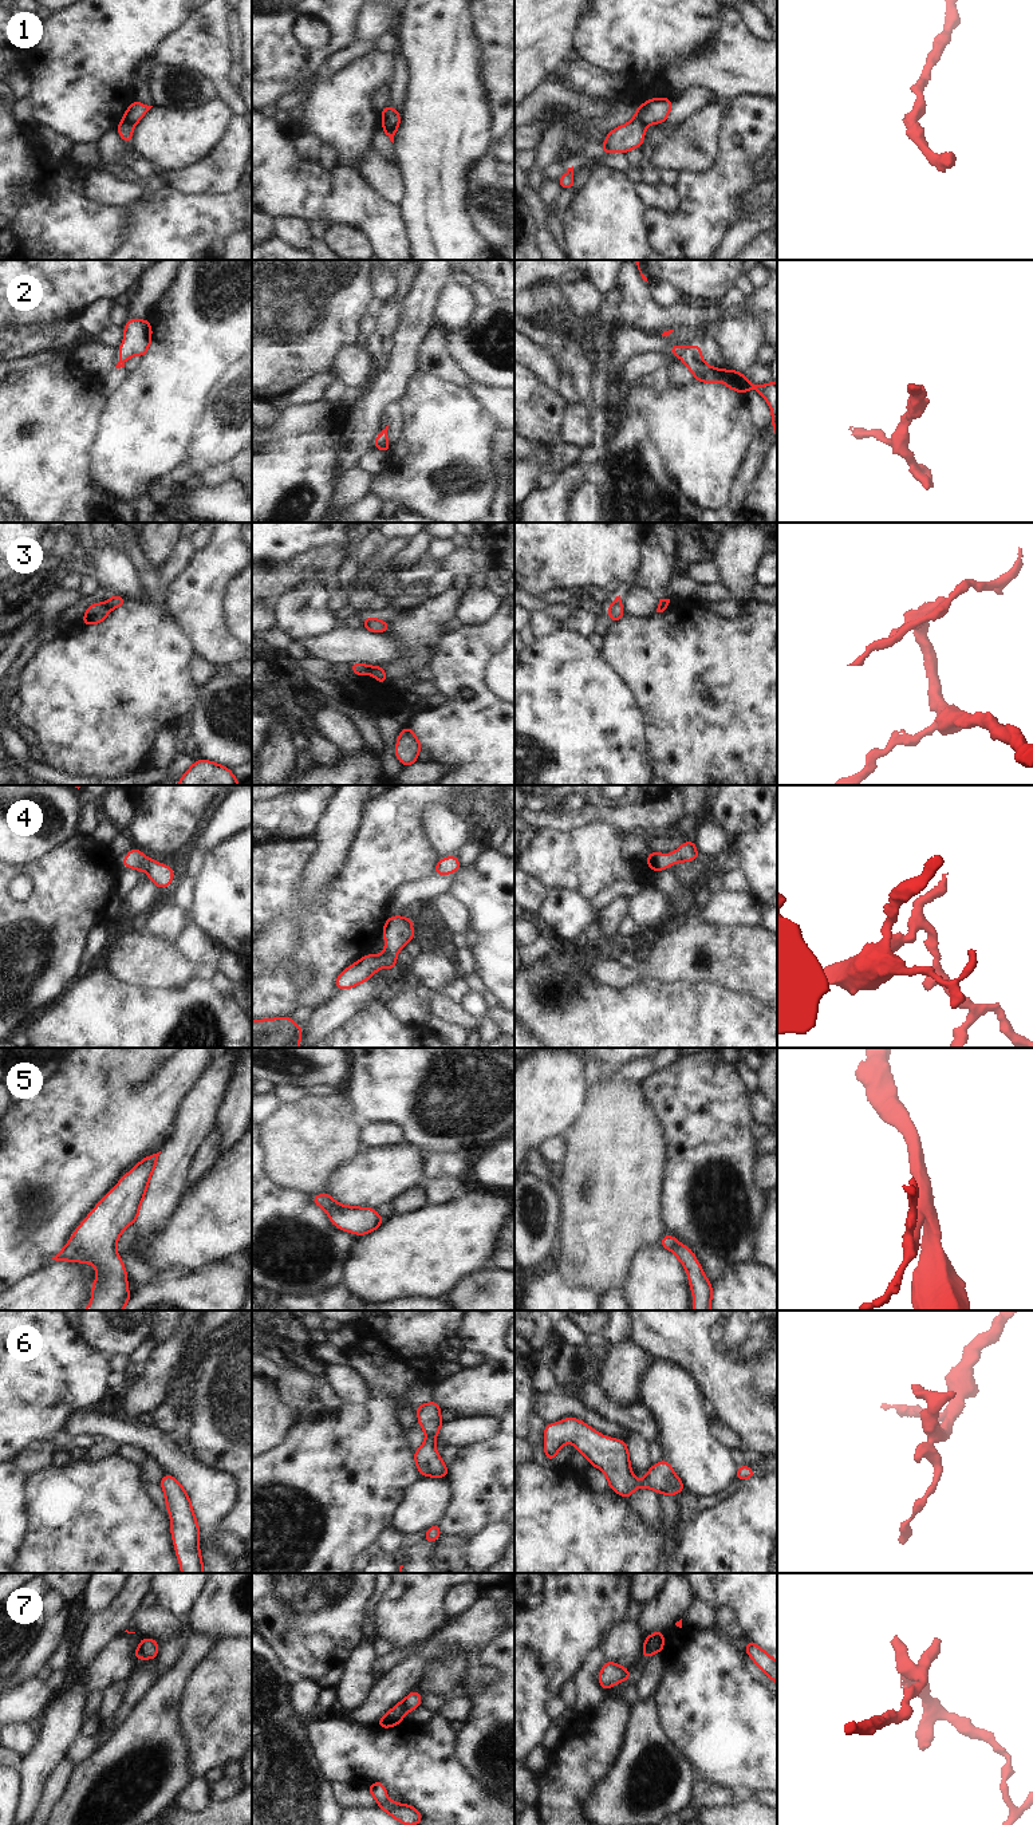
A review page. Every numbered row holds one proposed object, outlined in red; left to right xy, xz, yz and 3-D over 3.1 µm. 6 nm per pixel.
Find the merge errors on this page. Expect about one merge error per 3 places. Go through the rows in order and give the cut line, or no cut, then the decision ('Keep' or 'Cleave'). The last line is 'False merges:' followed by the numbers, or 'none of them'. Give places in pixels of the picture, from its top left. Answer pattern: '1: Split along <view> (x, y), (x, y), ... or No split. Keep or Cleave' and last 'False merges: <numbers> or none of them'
1: Split along xz (398, 123), (383, 129). Cleave
2: No split. Keep
3: Split along xz (371, 666), (369, 673). Cleave
4: No split. Keep
5: No split. Keep
6: No split. Keep
7: Split along yz (662, 1640), (642, 1652). Cleave
False merges: 1, 3, 7.

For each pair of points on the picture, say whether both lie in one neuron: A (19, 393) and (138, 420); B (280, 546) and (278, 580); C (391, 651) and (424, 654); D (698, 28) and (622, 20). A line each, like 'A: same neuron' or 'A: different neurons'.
A: different neurons
B: different neurons
C: different neurons
D: same neuron

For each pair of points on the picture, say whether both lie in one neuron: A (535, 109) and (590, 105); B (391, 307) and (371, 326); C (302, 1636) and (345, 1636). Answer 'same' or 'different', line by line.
A: same
B: different
C: same

